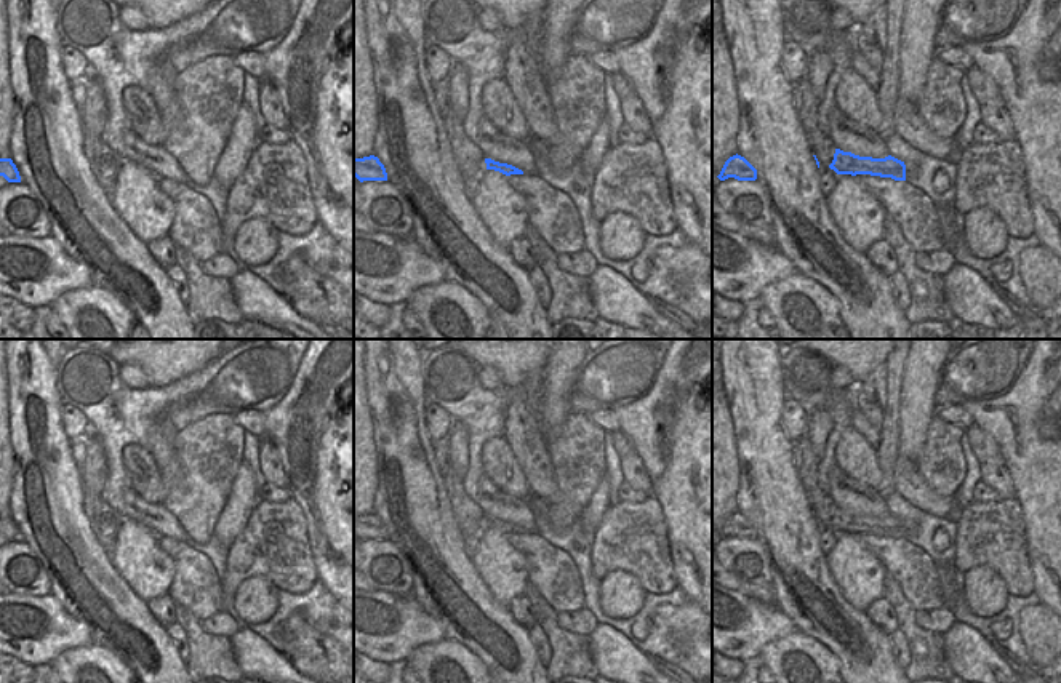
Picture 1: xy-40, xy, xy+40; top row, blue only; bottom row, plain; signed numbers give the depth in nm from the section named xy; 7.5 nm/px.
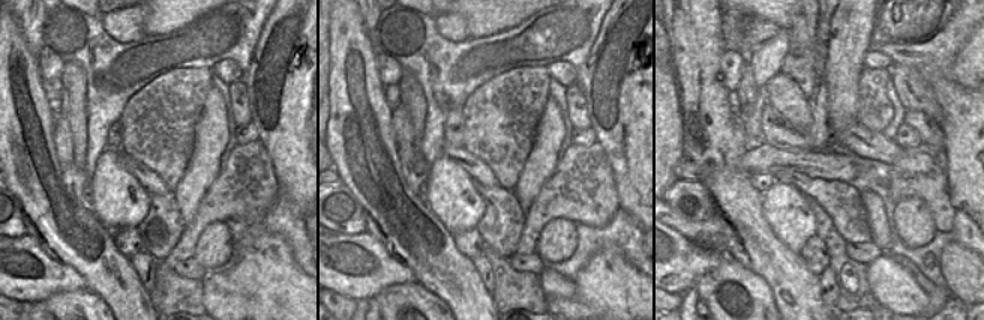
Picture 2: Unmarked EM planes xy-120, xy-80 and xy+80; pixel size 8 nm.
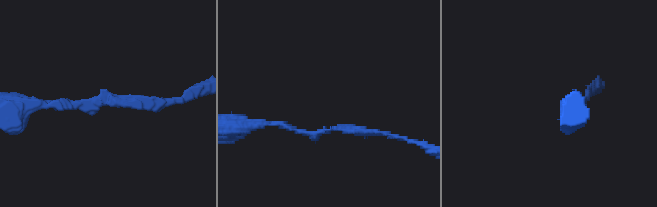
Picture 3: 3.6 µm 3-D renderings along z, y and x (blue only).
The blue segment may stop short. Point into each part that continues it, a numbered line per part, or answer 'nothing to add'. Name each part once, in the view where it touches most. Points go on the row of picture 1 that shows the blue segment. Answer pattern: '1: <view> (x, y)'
nothing to add

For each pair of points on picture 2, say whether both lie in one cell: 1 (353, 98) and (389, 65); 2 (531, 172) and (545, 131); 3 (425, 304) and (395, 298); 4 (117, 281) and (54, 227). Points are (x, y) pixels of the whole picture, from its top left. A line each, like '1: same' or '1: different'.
1: different
2: same
3: same
4: same

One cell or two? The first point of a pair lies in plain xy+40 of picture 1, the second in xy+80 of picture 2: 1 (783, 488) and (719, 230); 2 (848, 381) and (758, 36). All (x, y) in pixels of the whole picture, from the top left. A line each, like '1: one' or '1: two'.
1: two
2: one

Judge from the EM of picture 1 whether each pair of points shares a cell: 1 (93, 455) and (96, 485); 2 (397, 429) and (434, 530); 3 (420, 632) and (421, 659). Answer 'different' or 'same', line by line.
1: same
2: same
3: different

